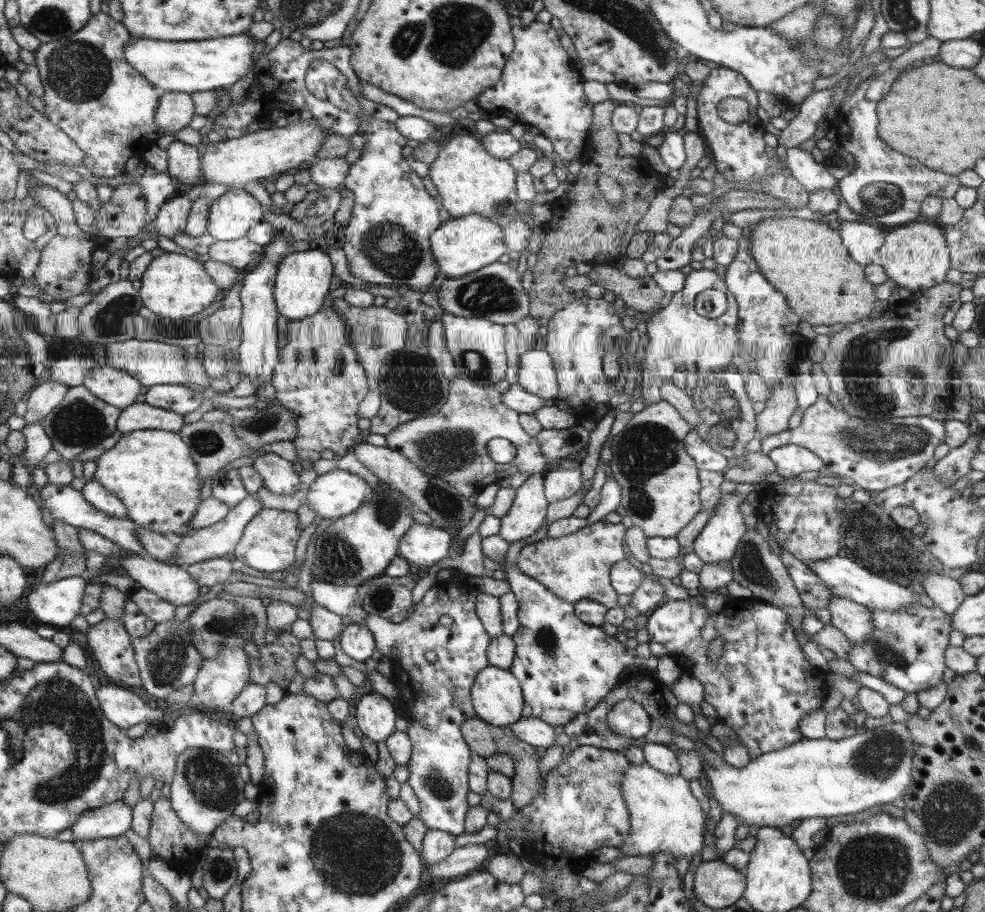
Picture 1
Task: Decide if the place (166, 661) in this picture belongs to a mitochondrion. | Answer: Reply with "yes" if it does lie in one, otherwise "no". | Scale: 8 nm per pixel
yes

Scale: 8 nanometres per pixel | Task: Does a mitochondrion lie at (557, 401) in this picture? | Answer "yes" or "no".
no

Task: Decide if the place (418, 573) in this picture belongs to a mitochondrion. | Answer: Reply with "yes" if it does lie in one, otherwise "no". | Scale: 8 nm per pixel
no

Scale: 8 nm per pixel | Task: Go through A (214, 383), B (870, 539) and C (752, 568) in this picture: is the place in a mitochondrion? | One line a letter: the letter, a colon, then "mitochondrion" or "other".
A: other
B: mitochondrion
C: mitochondrion

